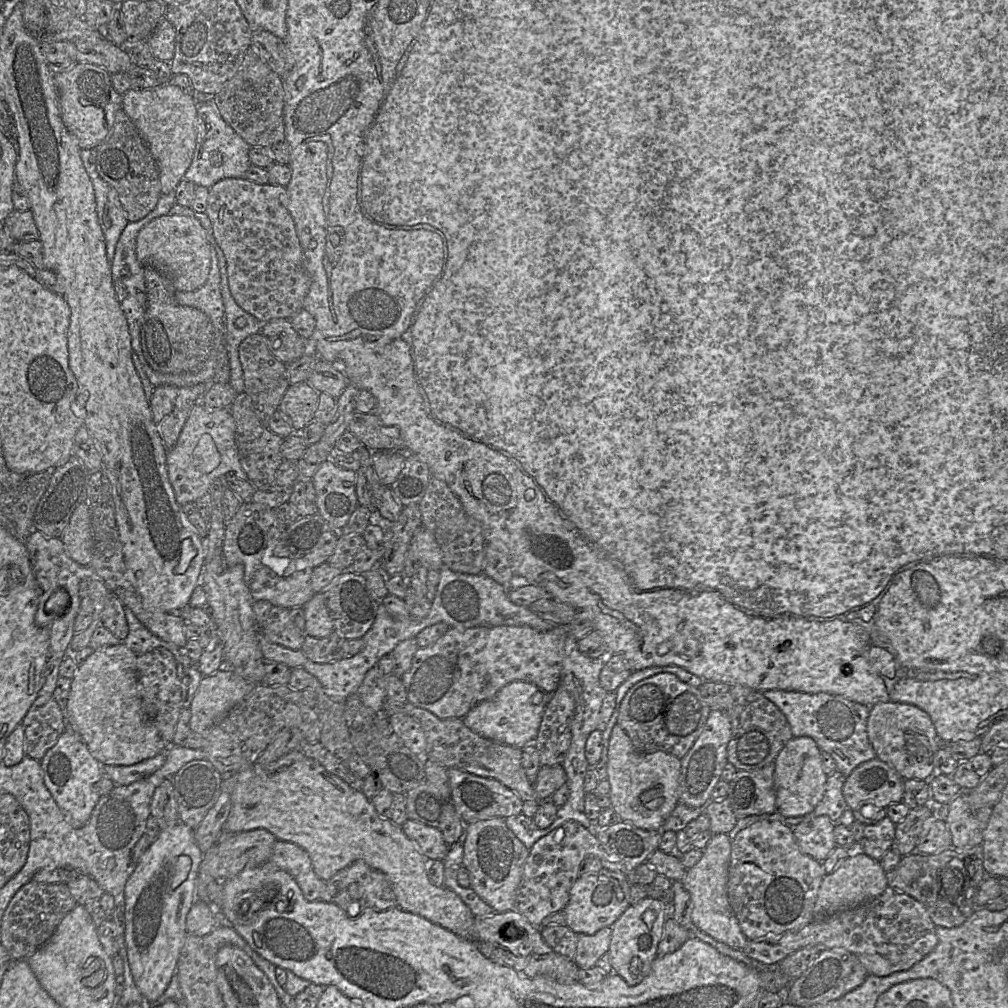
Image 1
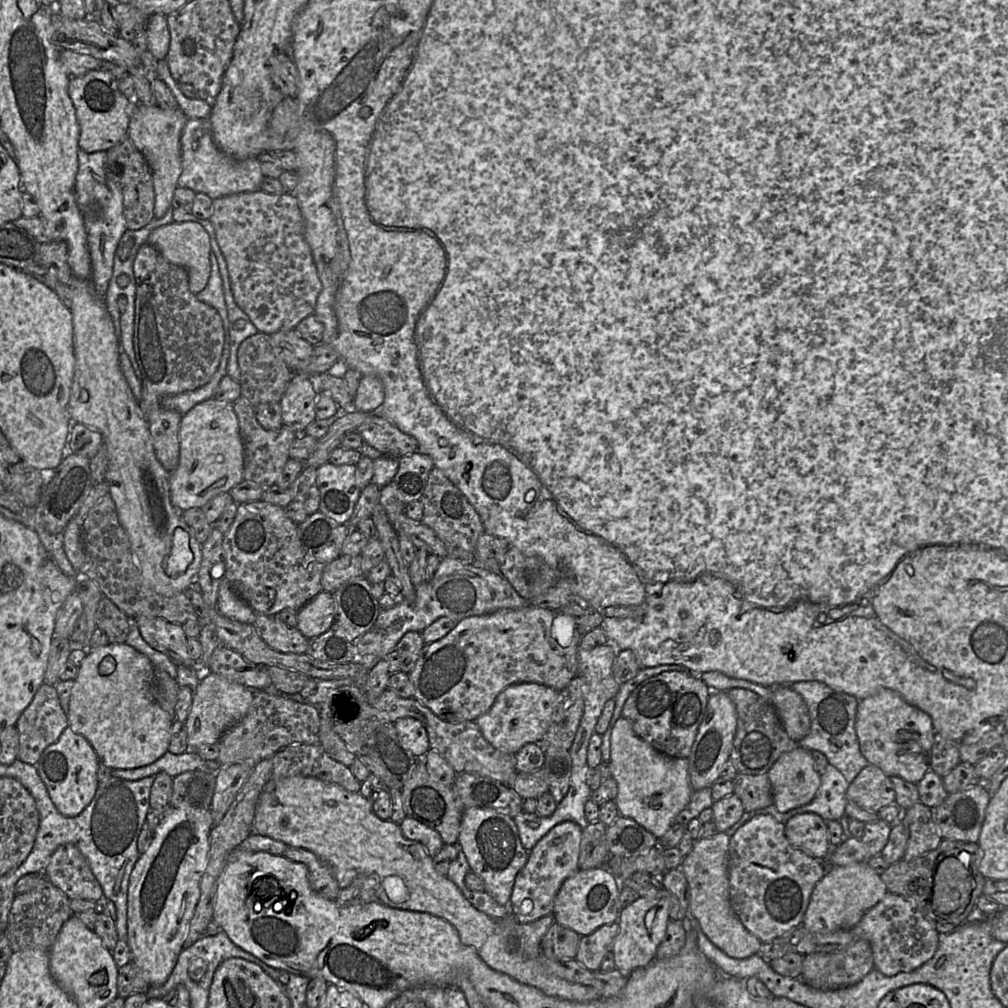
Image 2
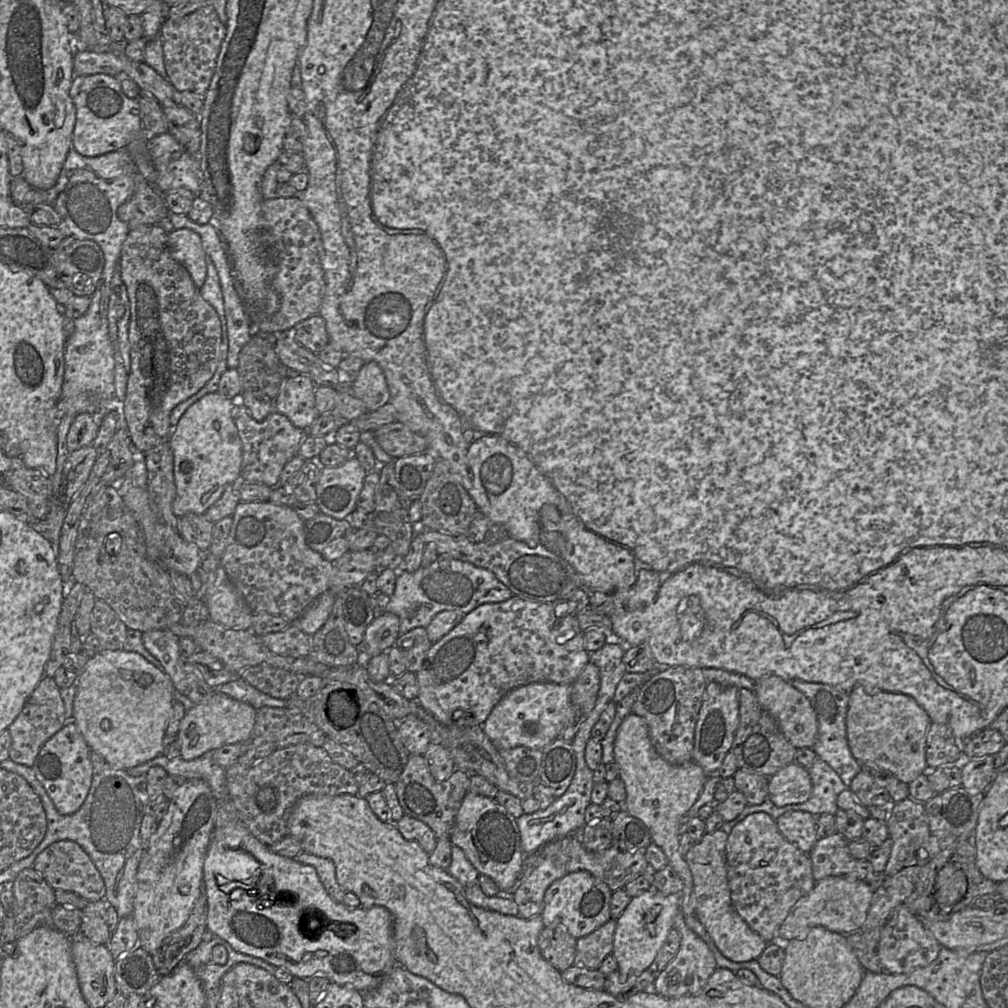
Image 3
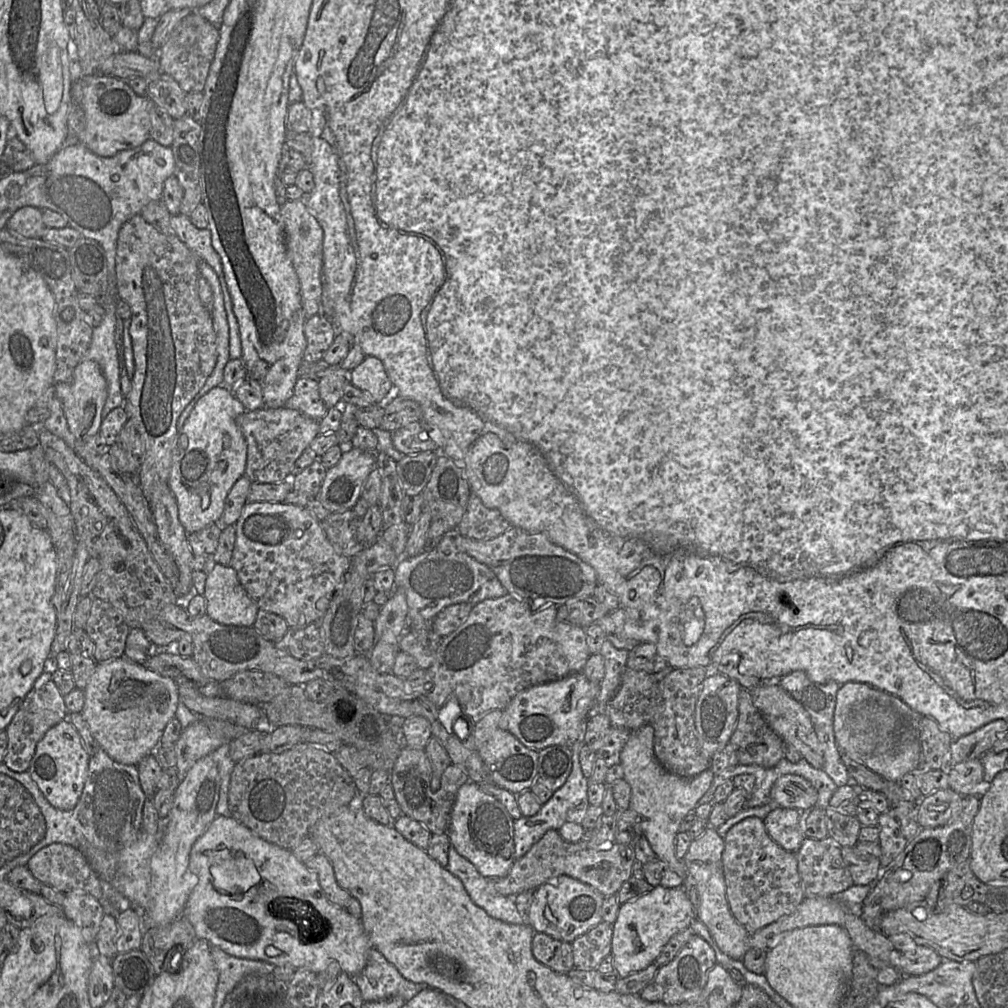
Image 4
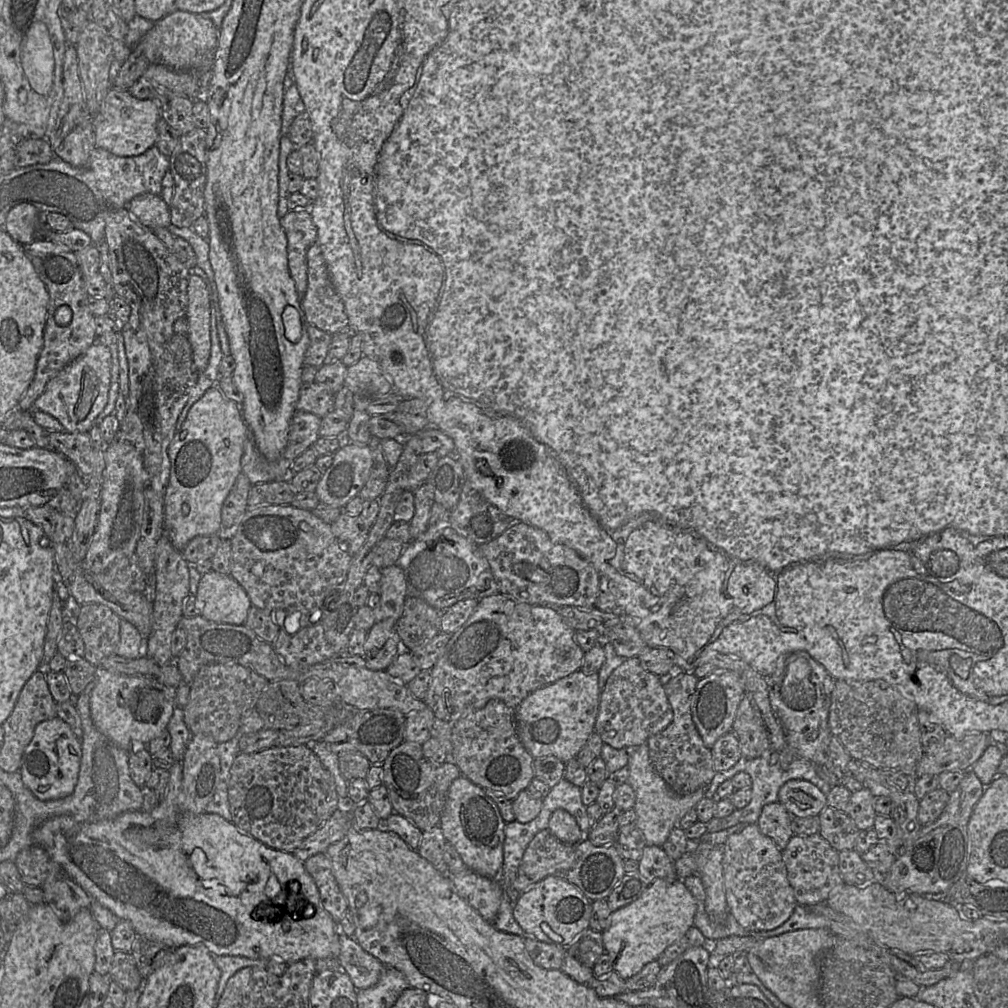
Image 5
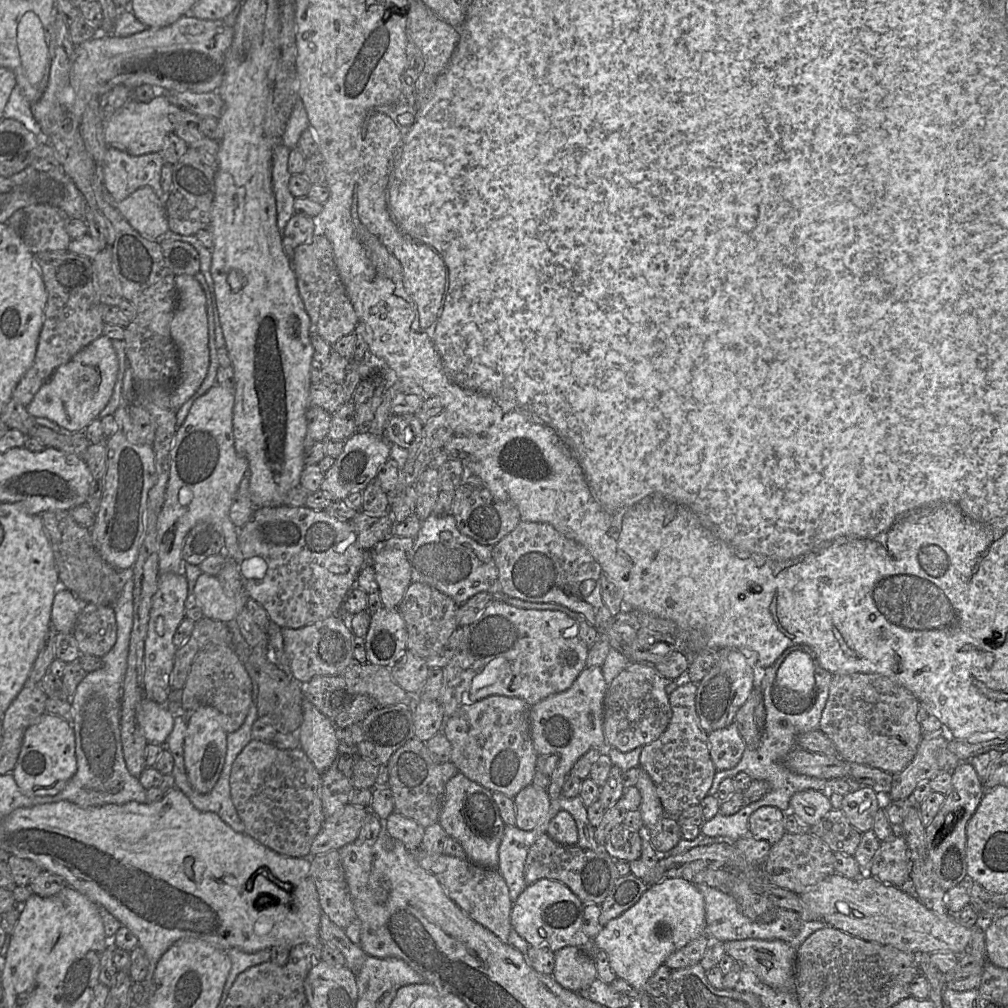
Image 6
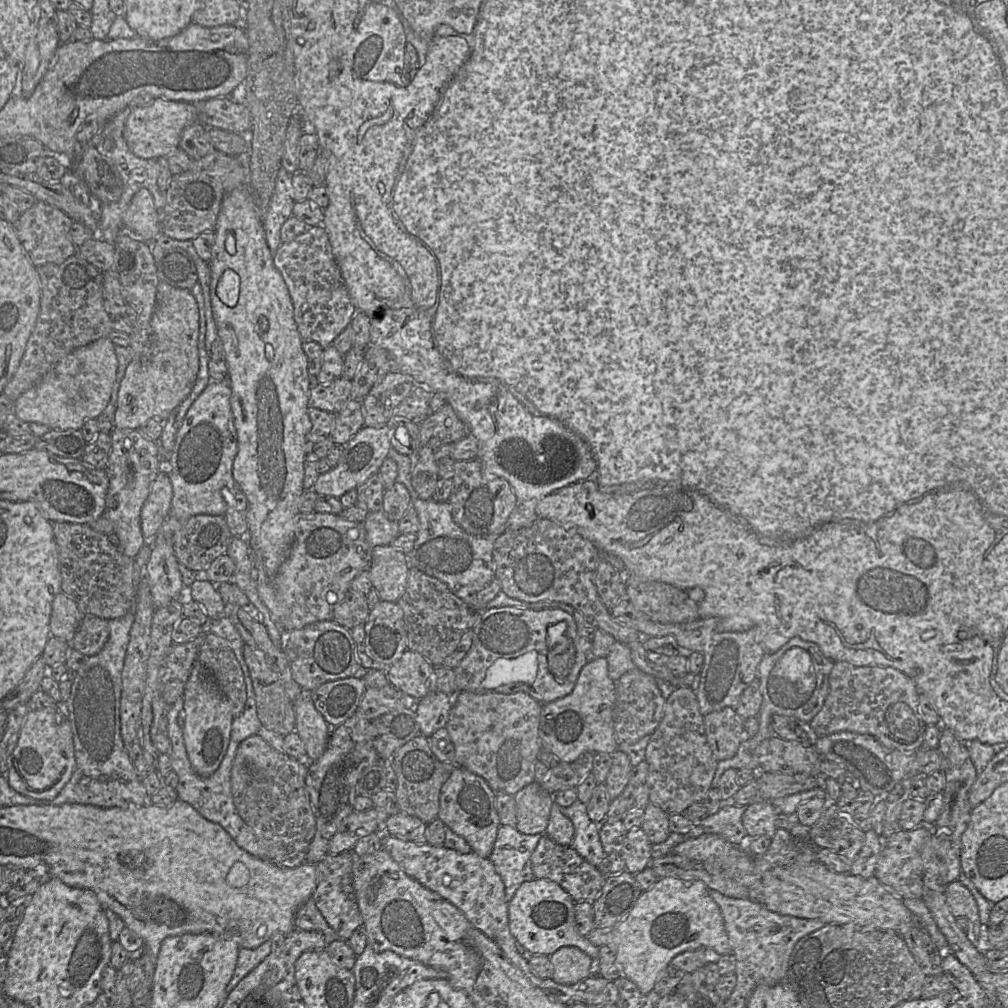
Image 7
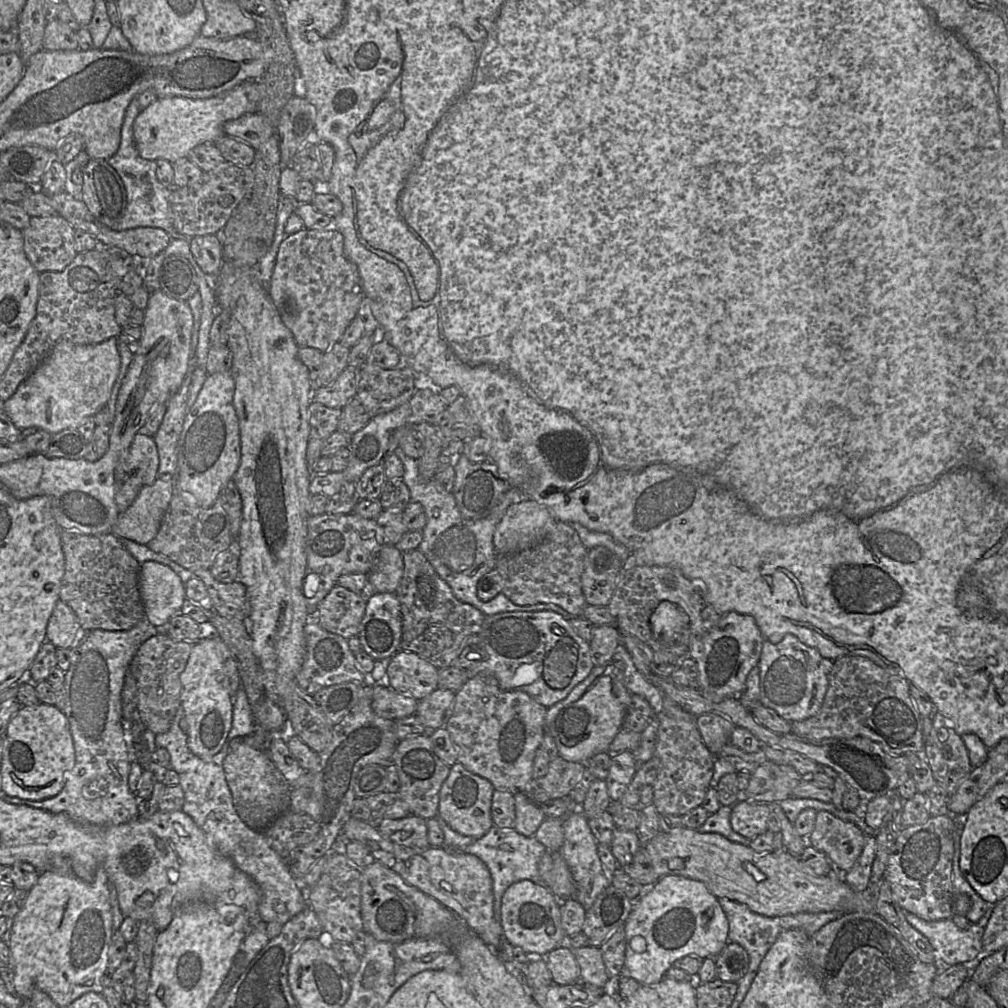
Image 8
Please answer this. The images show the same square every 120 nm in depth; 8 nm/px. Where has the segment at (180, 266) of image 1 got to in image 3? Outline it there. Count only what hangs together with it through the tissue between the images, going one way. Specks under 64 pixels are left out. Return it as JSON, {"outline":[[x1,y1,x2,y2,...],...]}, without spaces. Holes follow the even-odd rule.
{"outline":[[187,228,173,229,168,233,168,244,172,258,188,270,195,286,201,289,207,276,207,263,200,235]]}

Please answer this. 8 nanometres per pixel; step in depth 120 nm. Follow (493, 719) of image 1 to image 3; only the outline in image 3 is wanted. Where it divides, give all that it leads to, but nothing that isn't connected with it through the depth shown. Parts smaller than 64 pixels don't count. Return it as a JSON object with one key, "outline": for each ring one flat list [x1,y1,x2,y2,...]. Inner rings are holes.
{"outline":[[533,682,507,693,482,724,484,733,497,749,526,746,542,750,557,739,566,725,572,684]]}

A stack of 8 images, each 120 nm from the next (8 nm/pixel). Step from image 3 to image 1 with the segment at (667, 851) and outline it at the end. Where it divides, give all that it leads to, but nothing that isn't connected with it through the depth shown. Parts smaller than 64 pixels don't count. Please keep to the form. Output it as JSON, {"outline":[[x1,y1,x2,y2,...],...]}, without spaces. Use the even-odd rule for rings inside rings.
{"outline":[[616,724,609,739,607,772,611,806,621,820,640,829,660,830,678,804,681,759,663,751,638,751,627,733]]}

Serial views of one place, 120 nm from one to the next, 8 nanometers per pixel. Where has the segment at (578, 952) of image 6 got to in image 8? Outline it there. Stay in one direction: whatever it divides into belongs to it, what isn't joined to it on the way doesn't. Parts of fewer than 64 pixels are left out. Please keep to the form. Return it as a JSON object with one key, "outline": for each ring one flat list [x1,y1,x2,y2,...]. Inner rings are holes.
{"outline":[[557,947,546,955,545,960,555,984,570,985,581,982,580,967,569,948]]}

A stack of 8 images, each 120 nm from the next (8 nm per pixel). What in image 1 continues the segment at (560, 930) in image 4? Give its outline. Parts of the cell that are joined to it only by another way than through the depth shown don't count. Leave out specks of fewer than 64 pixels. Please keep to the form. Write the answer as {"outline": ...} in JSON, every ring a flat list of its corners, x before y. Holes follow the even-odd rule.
{"outline":[[602,868,598,872,579,876,569,892,569,901,563,909,565,926,575,934,593,935,604,927,611,927,630,906,631,884,625,873]]}

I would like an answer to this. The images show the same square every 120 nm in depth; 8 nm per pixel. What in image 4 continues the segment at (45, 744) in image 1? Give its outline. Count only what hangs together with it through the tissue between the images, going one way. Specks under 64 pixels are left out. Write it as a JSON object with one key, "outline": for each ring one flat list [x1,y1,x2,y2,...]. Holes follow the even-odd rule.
{"outline":[[44,671,37,678,19,710,5,729,8,736,8,745,3,763,15,772,27,771,35,754,37,743,50,728,66,718,67,708,64,697,53,681,52,672]]}

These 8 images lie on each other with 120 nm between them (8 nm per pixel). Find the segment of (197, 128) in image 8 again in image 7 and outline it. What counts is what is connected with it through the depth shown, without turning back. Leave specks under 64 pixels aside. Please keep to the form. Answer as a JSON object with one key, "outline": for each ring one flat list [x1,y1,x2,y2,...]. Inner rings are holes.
{"outline":[[156,98,152,104,132,108,123,128,123,138,137,157,158,159,180,146,183,129,195,121,198,121,198,114,194,103]]}

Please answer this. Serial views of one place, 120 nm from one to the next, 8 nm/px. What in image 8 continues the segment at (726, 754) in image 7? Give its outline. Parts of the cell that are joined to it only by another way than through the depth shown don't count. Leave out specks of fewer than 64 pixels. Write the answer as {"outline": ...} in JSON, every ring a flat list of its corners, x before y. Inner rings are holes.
{"outline":[[711,712,698,716,696,722,705,745,714,755,718,755,723,746,730,743,736,727,729,719]]}

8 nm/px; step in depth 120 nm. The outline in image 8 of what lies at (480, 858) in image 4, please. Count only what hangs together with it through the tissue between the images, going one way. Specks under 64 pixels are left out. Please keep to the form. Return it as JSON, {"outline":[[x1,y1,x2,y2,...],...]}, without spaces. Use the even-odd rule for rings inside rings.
{"outline":[[456,763,443,782,439,793,438,815,456,832,475,840,484,836,494,825,491,815,492,797,495,791,492,783]]}

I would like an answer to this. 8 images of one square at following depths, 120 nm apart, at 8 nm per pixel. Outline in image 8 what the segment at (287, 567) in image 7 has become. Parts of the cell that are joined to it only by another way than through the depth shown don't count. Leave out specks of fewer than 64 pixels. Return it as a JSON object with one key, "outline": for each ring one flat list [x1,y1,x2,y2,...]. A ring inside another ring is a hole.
{"outline":[[324,513,310,516,306,540,306,574,303,583,310,619,315,614,318,604,338,584,339,577,348,573,368,574,373,569,382,547,382,534,375,519,366,519,354,513]]}

